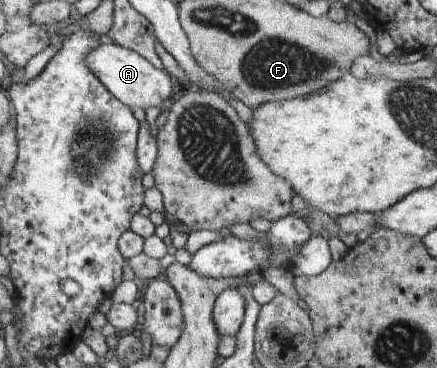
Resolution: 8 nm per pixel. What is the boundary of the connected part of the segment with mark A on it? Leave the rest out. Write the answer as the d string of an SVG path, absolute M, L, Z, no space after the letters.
M114 42L100 44L88 55L88 63L105 87L133 111L141 108L145 111L153 107L163 109L171 104L171 98L175 94L176 80L169 75L167 70L157 68L135 50Z

